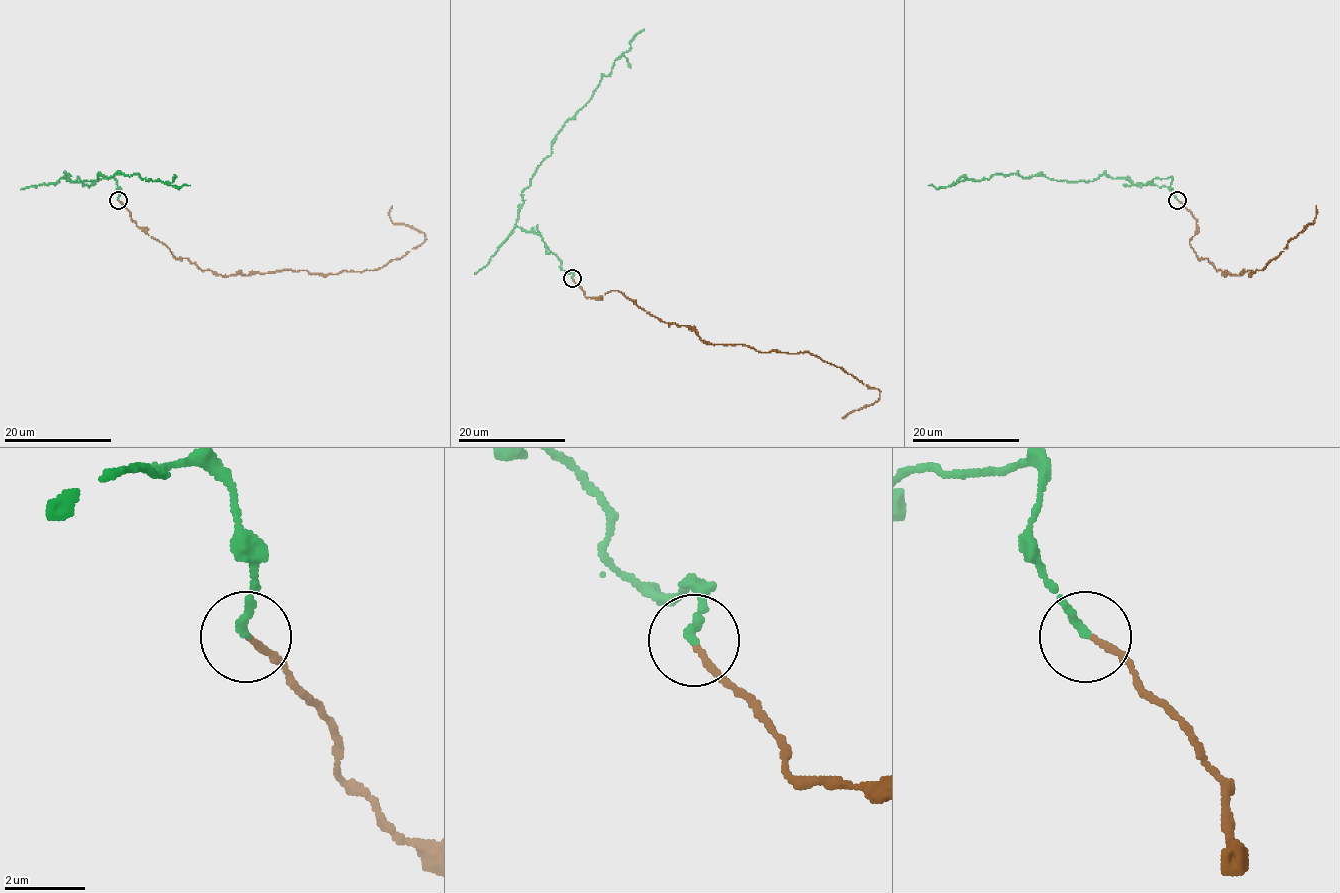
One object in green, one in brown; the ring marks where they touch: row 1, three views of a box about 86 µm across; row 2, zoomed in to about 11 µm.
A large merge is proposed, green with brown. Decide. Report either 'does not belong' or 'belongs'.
belongs

